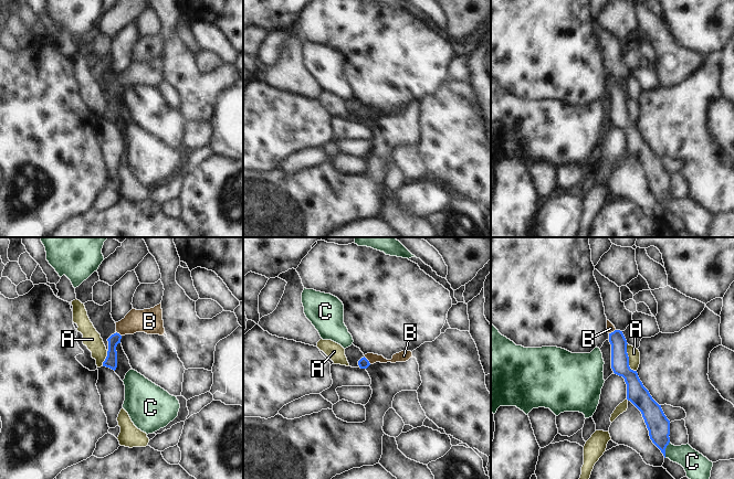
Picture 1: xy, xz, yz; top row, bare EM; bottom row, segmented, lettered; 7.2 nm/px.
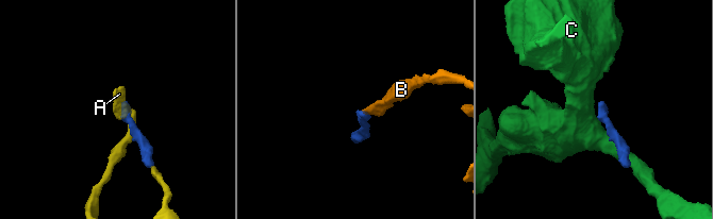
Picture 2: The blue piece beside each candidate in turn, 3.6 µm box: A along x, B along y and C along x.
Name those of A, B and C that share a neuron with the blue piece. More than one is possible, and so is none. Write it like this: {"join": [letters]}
{"join": ["B"]}

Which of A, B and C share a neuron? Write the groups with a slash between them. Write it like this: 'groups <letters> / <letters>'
groups A / B / C

